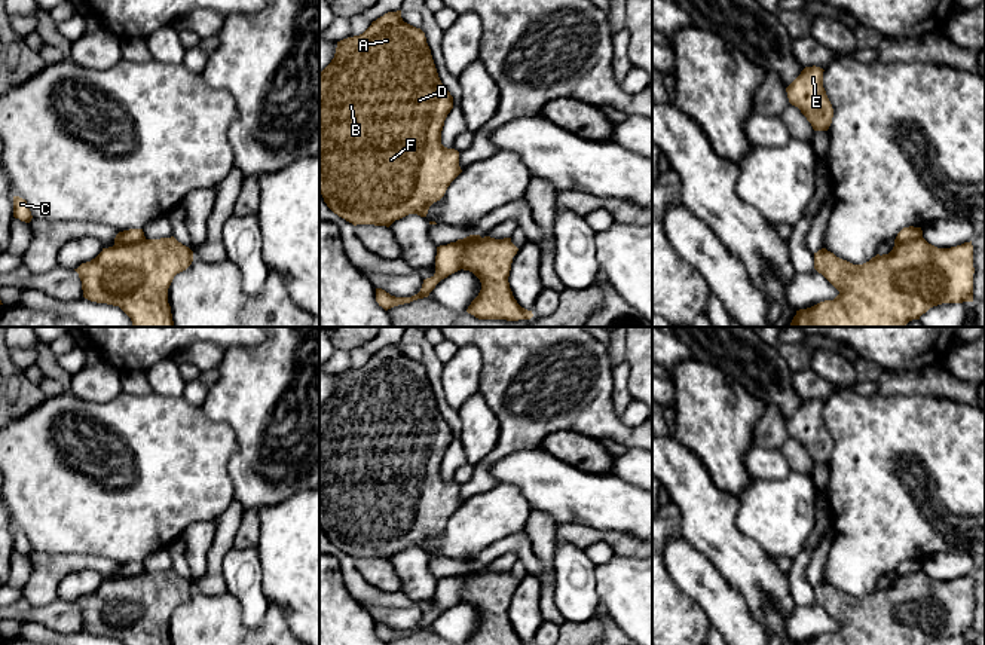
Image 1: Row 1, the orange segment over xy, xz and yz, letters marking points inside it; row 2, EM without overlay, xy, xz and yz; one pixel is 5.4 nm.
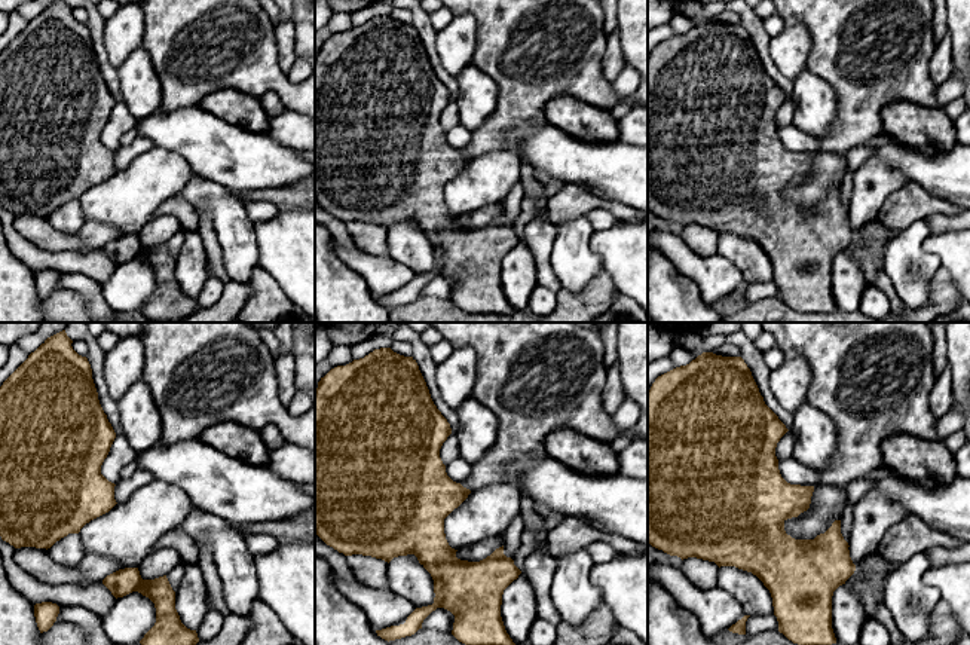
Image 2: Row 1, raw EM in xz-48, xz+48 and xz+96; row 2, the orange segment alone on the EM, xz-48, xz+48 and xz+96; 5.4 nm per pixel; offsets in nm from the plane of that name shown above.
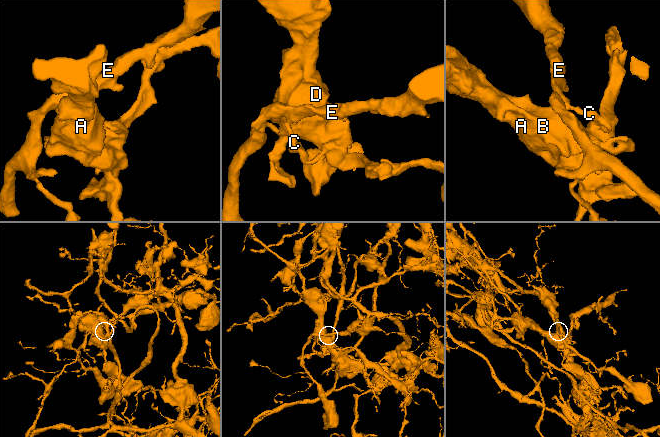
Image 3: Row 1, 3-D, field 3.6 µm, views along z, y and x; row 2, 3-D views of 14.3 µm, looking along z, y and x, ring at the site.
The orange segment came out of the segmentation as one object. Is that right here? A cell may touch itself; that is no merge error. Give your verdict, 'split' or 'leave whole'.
split

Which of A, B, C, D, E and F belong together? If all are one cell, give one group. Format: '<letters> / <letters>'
A B D F / C E

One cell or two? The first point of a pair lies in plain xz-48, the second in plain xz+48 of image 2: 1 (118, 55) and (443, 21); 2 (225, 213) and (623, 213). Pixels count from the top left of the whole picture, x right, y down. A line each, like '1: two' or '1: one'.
1: two
2: two

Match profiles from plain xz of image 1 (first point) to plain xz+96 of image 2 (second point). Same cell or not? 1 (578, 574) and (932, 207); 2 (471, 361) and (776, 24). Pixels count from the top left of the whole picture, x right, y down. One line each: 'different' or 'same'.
1: different
2: different

